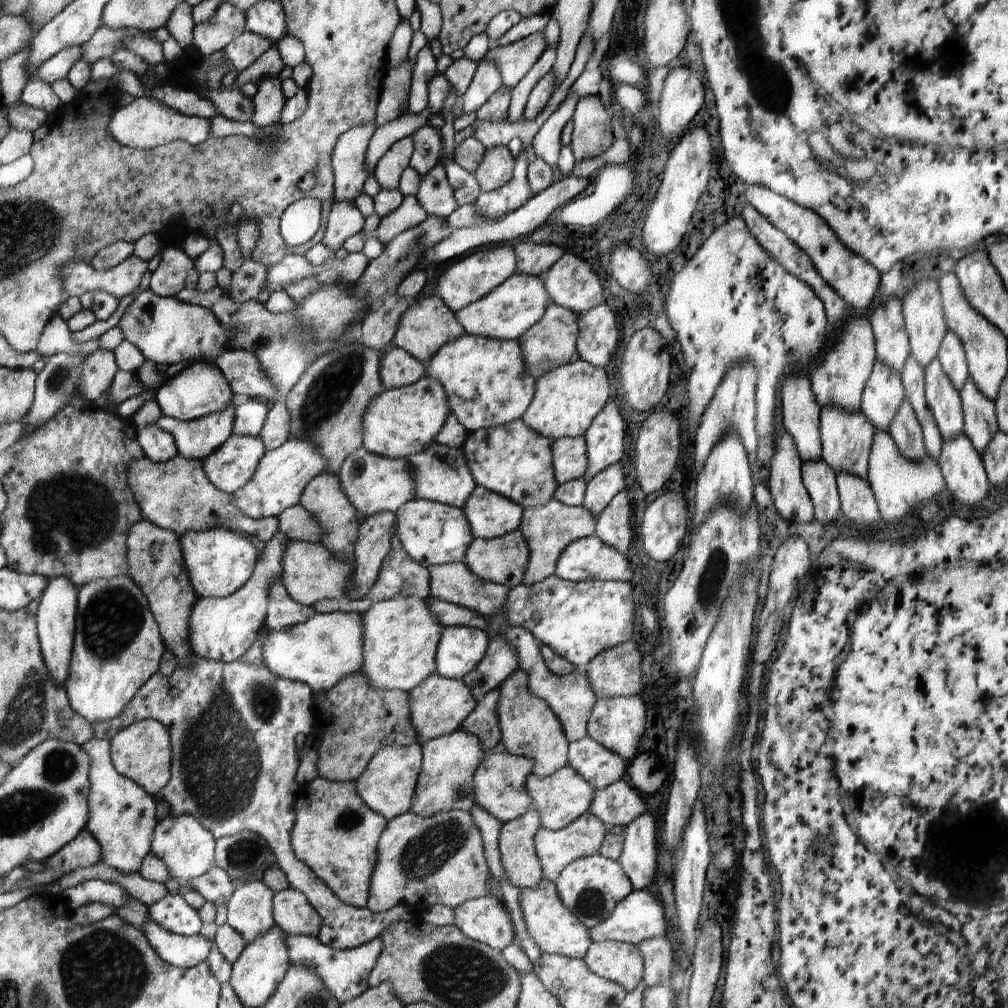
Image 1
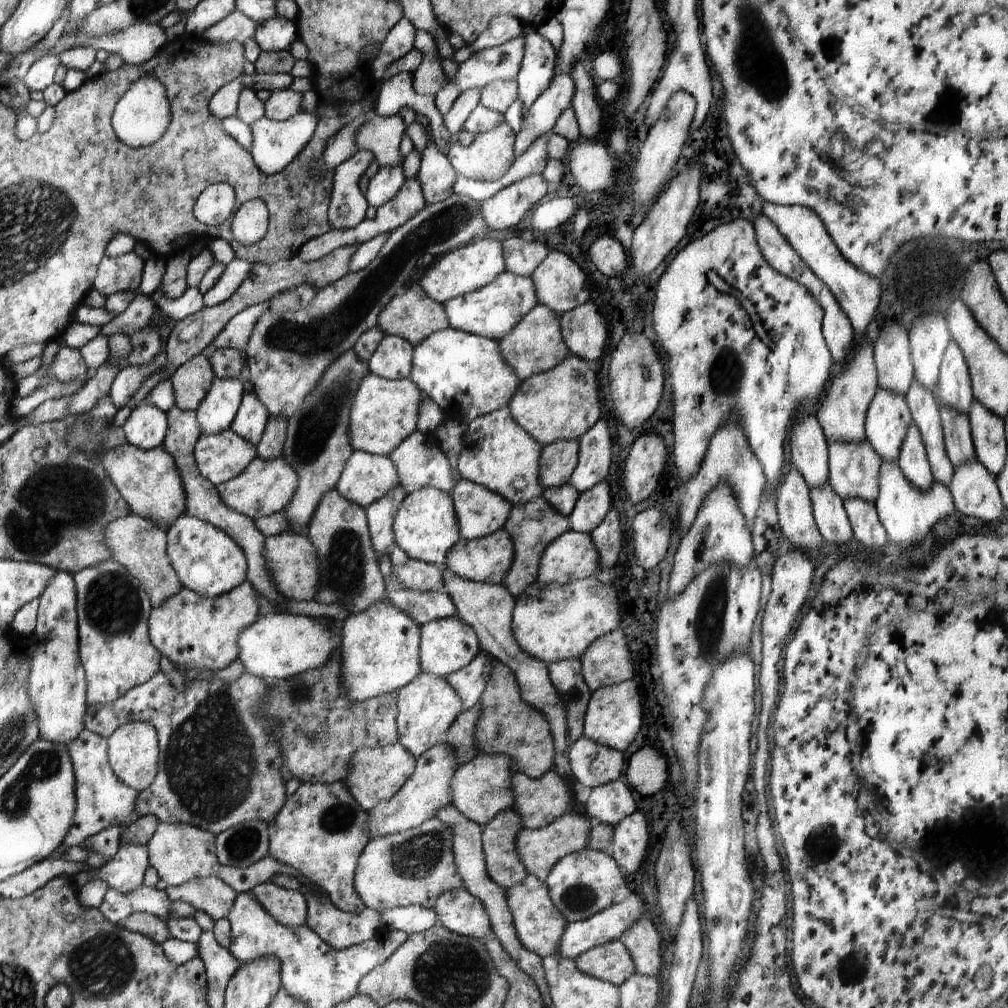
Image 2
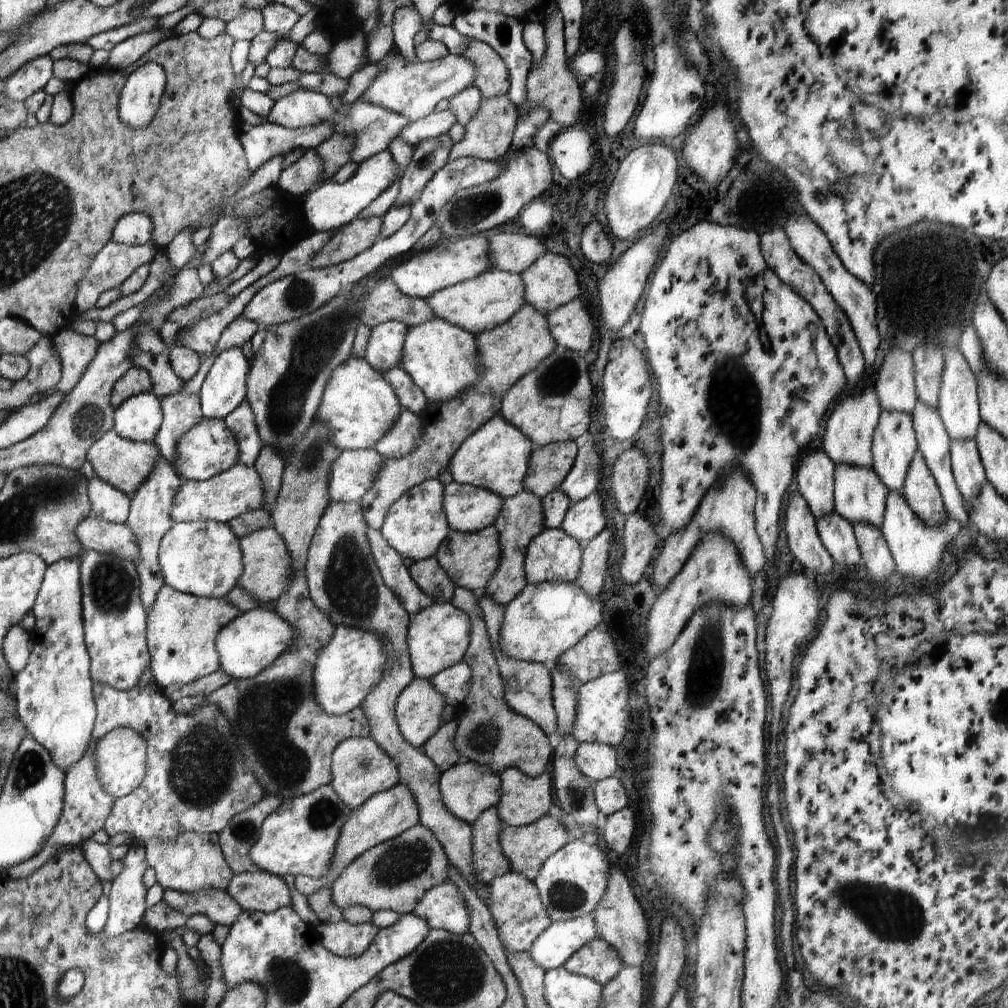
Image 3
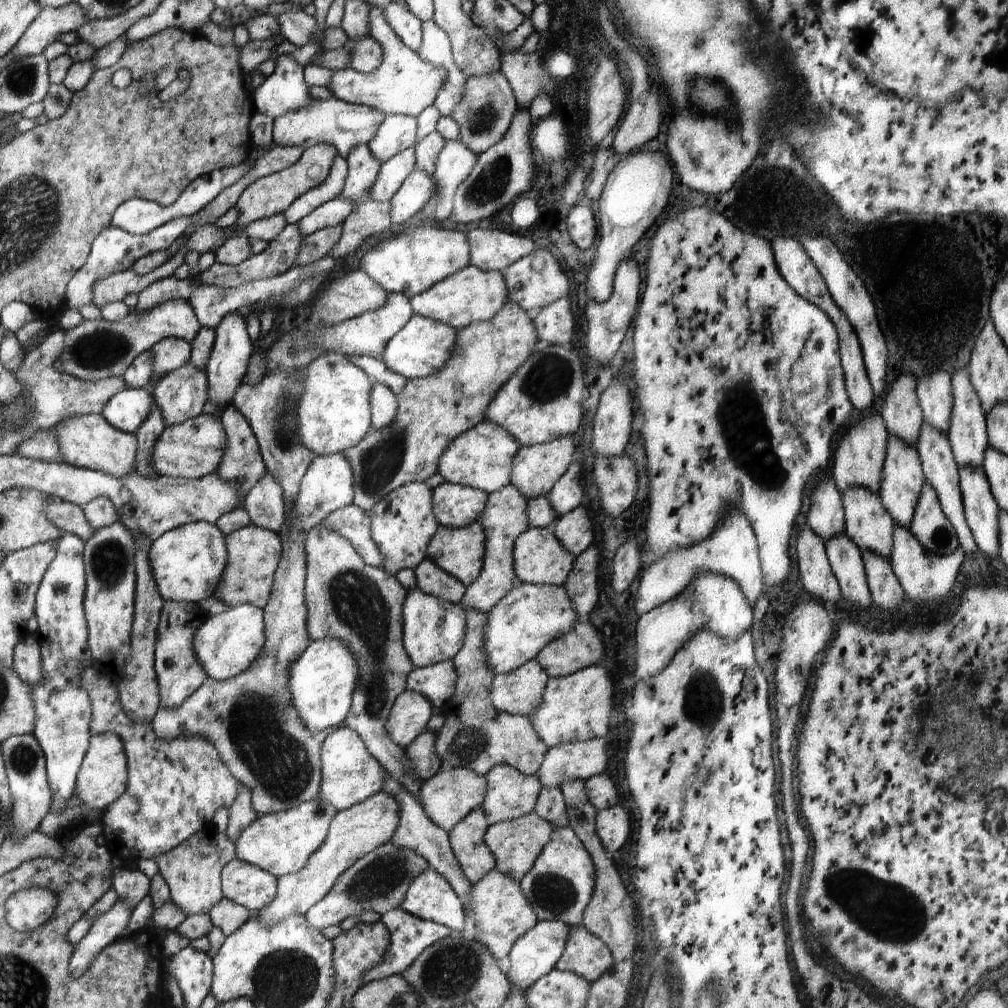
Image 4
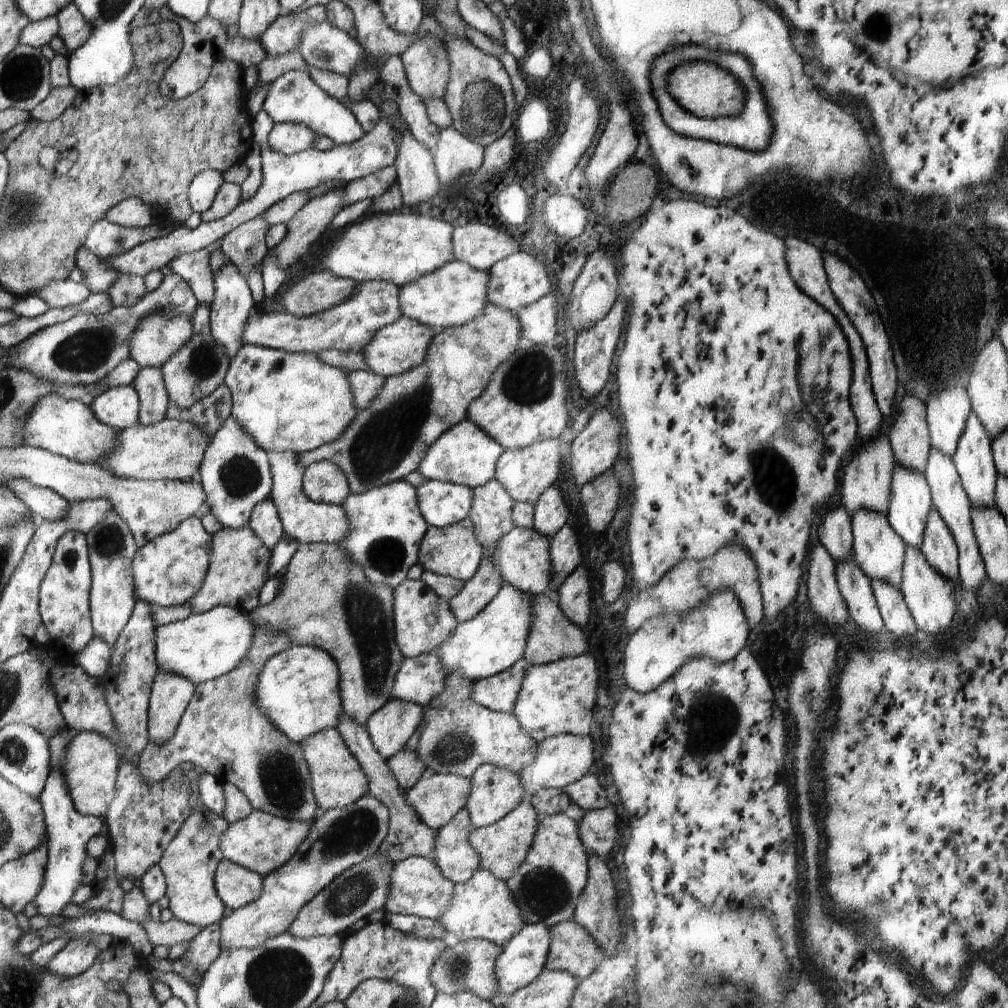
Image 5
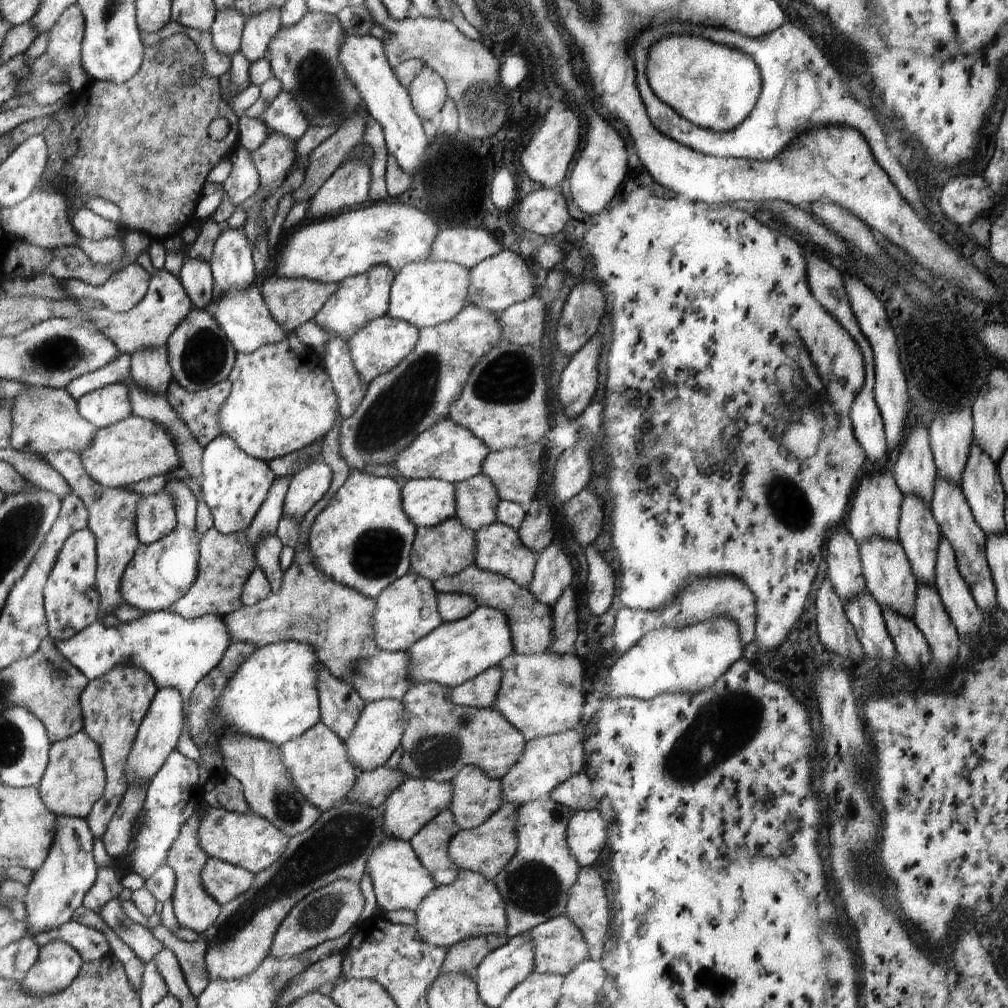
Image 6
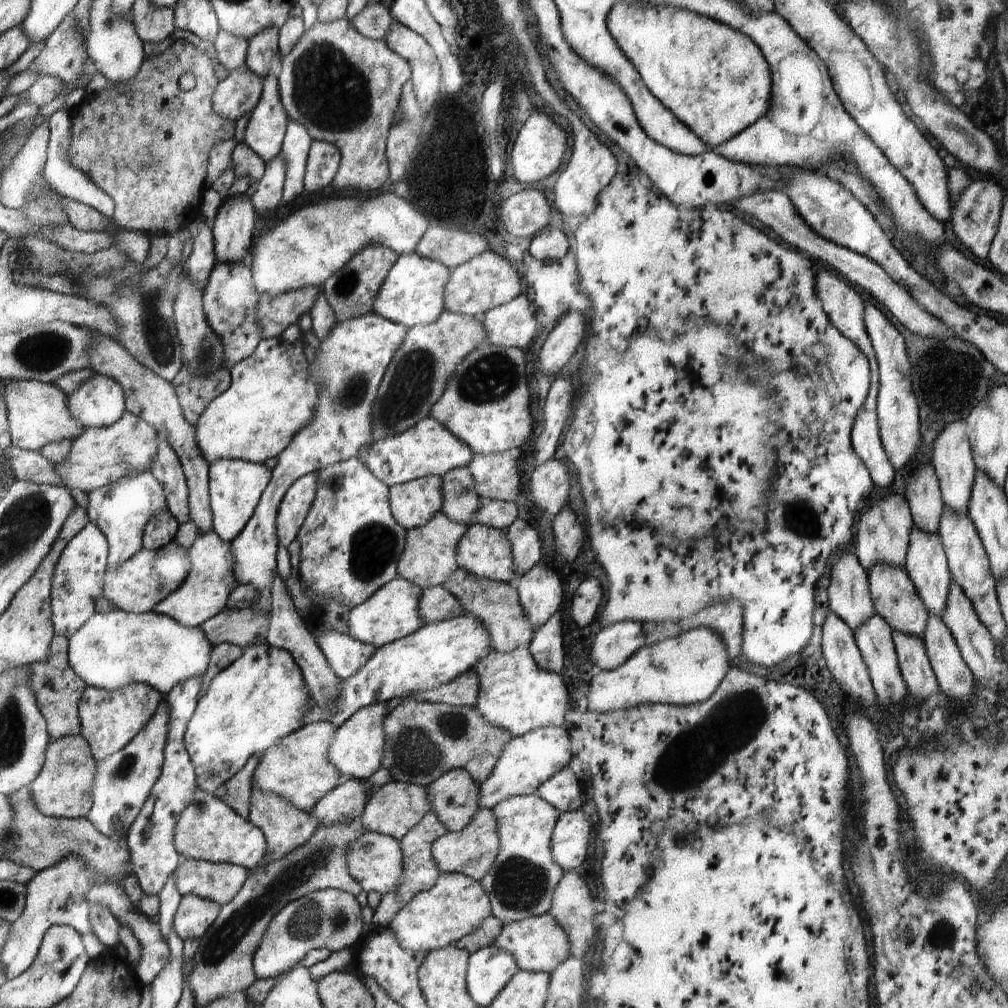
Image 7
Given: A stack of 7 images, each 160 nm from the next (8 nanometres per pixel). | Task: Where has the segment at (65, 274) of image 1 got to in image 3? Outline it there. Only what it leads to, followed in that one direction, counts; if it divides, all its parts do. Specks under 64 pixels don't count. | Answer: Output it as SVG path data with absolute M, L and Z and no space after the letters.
M150 239L146 244L134 246L123 245L115 240L108 241L103 250L92 260L84 277L80 279L79 290L76 291L76 306L81 308L81 312L90 310L104 291L119 288L143 264L150 265L156 252L158 252L158 248L153 239Z

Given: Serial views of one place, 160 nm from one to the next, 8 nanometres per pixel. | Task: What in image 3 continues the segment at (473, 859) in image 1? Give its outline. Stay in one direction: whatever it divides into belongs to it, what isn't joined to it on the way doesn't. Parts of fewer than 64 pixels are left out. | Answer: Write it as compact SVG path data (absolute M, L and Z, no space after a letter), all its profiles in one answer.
M422 823L404 831L386 843L377 844L356 859L356 864L340 876L336 888L331 888L332 900L341 908L364 906L372 912L391 910L414 912L423 896L436 885L448 882L451 875L449 858L438 837Z

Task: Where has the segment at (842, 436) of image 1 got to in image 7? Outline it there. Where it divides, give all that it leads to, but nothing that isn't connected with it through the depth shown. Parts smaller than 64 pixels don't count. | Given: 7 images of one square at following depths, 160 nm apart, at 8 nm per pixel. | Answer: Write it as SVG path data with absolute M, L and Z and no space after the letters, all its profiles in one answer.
M878 563L875 567L869 568L867 575L875 612L886 620L892 630L921 638L929 612L918 596L916 587L905 567L893 567L886 563Z

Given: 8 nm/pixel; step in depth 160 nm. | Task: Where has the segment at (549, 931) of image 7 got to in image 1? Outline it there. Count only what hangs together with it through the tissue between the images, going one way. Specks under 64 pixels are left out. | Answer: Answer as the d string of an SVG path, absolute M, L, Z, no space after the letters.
M592 941L582 960L592 972L623 985L628 993L639 986L646 970L637 945L620 941Z

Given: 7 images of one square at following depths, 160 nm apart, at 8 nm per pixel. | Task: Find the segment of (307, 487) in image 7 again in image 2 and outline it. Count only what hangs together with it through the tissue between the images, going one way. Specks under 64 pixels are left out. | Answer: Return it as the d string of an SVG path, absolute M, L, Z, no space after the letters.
M354 451L335 490L366 510L399 486L398 468L389 457Z

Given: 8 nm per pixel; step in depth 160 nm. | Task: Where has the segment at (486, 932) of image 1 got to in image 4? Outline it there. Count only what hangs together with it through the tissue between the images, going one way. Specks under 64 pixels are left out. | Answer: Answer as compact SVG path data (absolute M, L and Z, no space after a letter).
M432 868L411 882L400 908L447 926L454 934L460 935L466 926L466 905L445 876Z

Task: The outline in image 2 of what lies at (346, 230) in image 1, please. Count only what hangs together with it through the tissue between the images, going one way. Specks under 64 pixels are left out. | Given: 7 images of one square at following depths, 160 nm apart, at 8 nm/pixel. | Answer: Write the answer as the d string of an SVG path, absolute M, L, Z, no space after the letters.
M359 150L334 170L328 222L335 230L354 228L366 219L369 205L359 188L359 180L375 157L368 150Z

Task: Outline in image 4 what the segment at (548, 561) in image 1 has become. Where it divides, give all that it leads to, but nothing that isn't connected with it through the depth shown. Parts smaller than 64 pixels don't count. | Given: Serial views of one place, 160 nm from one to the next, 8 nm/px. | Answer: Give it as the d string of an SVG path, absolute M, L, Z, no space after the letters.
M512 484L489 493L486 510L479 520L486 533L486 558L483 560L482 574L470 586L466 586L466 594L460 602L464 608L489 613L516 586L518 577L515 573L515 540L530 528L530 520L527 518L528 502L528 498Z

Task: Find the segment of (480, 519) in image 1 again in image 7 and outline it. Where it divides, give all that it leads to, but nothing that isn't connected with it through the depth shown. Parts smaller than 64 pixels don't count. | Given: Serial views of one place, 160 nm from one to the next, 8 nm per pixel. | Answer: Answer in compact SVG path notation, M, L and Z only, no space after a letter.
M438 476L390 486L391 514L404 529L424 527L443 509L443 481Z

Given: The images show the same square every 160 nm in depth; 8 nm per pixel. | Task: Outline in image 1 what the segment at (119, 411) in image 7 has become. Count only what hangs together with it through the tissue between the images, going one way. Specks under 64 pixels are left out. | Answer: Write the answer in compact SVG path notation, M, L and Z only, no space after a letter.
M159 425L138 427L138 442L145 457L157 463L165 463L179 454L175 438Z

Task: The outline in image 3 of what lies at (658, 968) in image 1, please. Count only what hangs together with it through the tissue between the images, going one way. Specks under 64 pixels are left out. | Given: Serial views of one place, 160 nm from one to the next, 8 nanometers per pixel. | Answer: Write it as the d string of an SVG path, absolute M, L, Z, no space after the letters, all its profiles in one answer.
M612 862L609 864L607 891L593 913L595 914L595 928L599 931L598 936L619 951L623 964L631 967L642 966L646 958L646 950L648 950L648 924L642 914L642 908L638 906L632 894L632 888L626 876Z

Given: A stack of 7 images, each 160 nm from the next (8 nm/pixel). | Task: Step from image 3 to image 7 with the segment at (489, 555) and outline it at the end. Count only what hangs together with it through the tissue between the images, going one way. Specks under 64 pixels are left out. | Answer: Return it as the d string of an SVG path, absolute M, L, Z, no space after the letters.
M442 510L424 527L407 530L406 547L399 561L399 577L406 578L412 584L419 585L423 590L445 583L457 569L456 548L459 541L470 530L470 526L446 517Z

